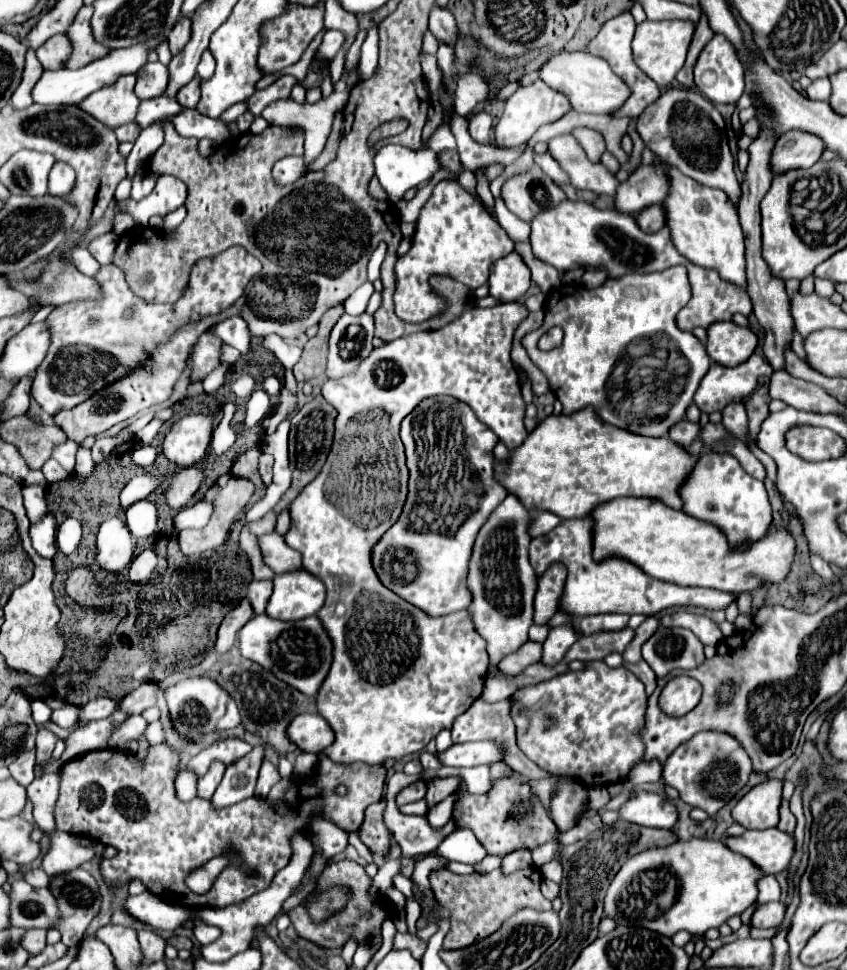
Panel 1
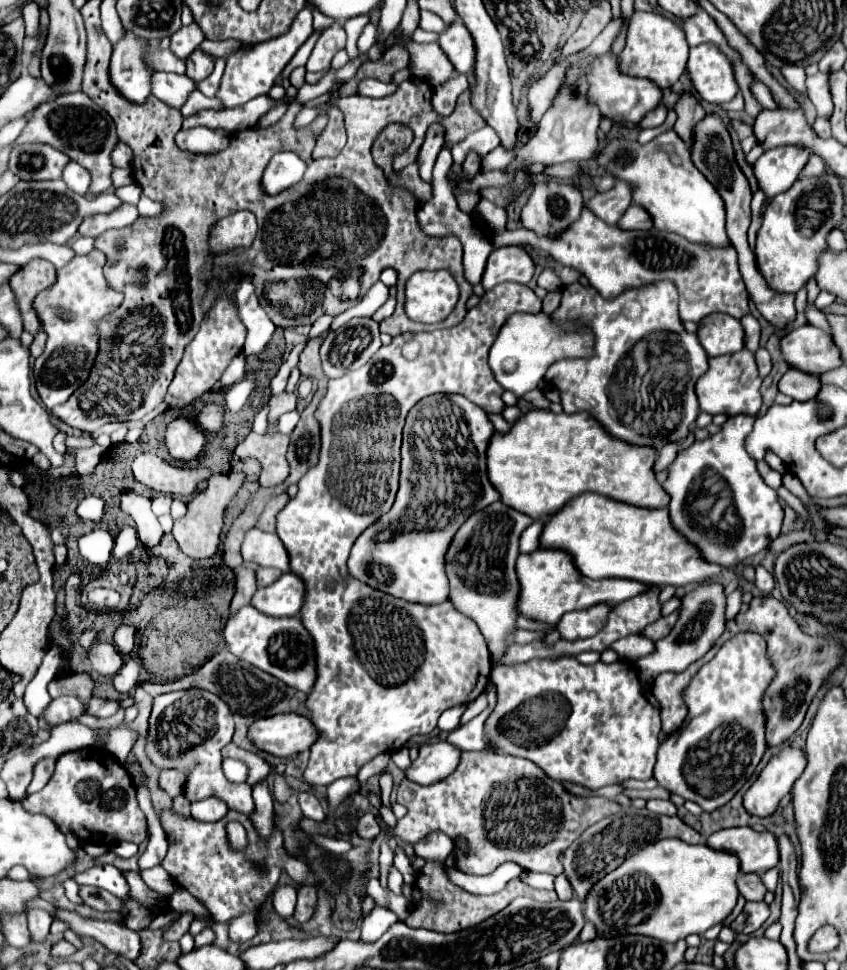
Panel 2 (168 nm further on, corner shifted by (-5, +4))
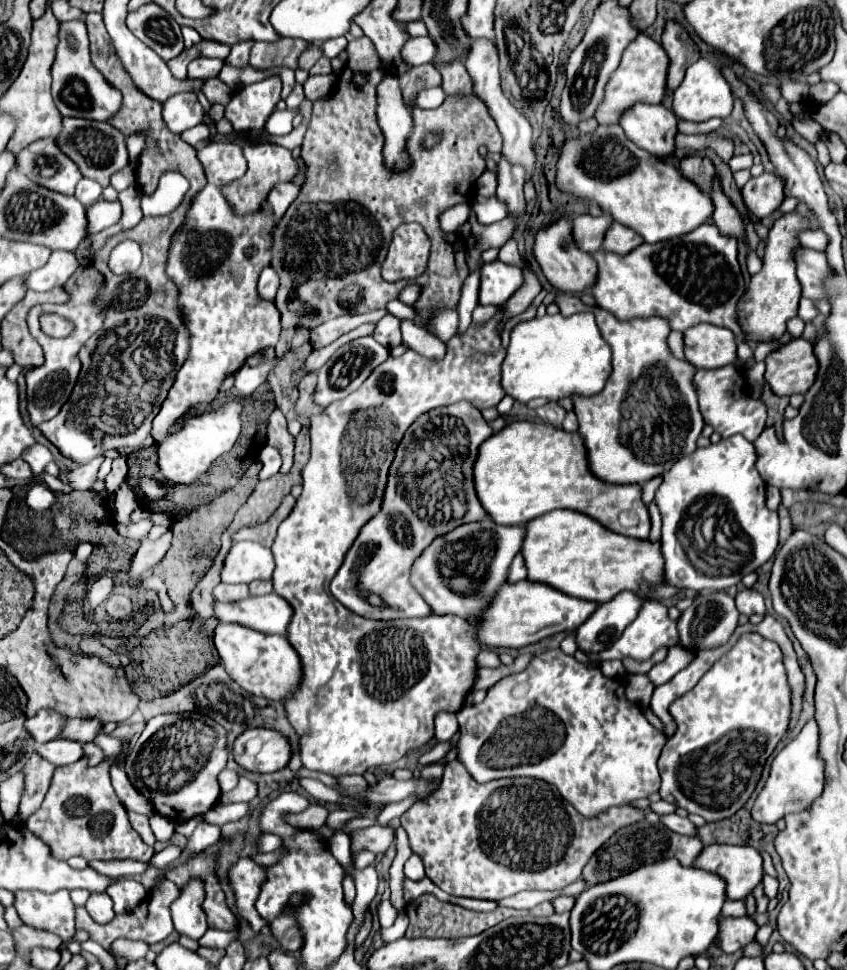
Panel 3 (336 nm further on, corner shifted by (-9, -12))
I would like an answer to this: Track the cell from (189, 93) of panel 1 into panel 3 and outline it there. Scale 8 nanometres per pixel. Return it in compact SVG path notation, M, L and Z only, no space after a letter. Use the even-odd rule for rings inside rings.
M197 58L189 64L189 78L191 80L209 80L215 78L223 68L223 60L219 58Z

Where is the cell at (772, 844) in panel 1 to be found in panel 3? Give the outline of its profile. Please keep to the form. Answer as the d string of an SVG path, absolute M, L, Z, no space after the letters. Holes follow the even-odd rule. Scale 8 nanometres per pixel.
M713 844L705 846L703 852L697 856L695 868L715 872L727 880L727 898L729 900L743 900L751 890L763 880L765 870L763 870L763 858L759 850L753 850L751 846L725 846L725 844Z

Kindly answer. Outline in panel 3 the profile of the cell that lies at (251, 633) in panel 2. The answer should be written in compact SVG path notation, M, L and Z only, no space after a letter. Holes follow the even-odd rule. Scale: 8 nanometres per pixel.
M219 624L213 642L227 674L251 694L283 702L301 686L301 658L289 644L287 636L267 636L241 624Z

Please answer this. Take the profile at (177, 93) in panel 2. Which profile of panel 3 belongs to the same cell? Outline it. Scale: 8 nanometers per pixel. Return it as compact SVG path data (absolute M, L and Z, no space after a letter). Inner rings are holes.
M173 94L165 104L163 104L163 120L167 128L175 134L181 134L183 130L189 130L197 124L201 124L203 118L203 108L197 100L195 94Z

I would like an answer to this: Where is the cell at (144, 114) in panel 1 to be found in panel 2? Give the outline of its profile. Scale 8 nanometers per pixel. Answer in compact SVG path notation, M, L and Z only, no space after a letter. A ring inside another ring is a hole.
M193 92L193 96L189 96L189 100L185 102L183 106L183 118L189 118L205 108L213 108L213 110L223 110L224 105L221 100L217 98L207 98L207 96L201 96L201 92Z

